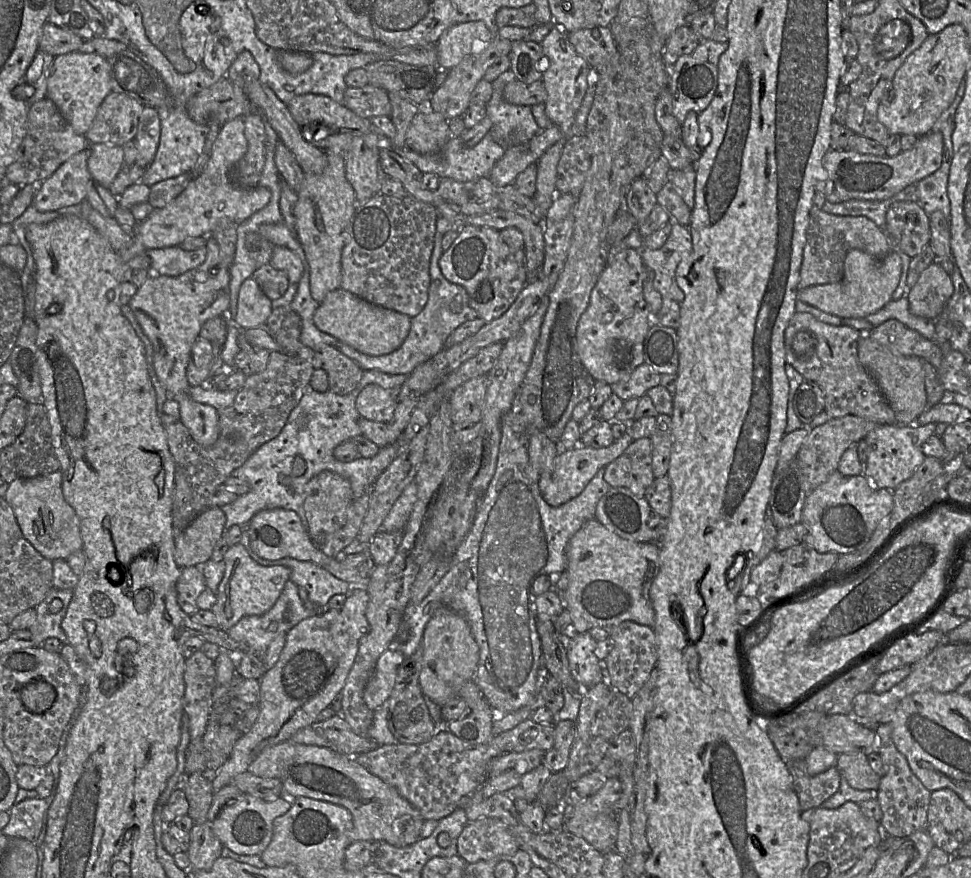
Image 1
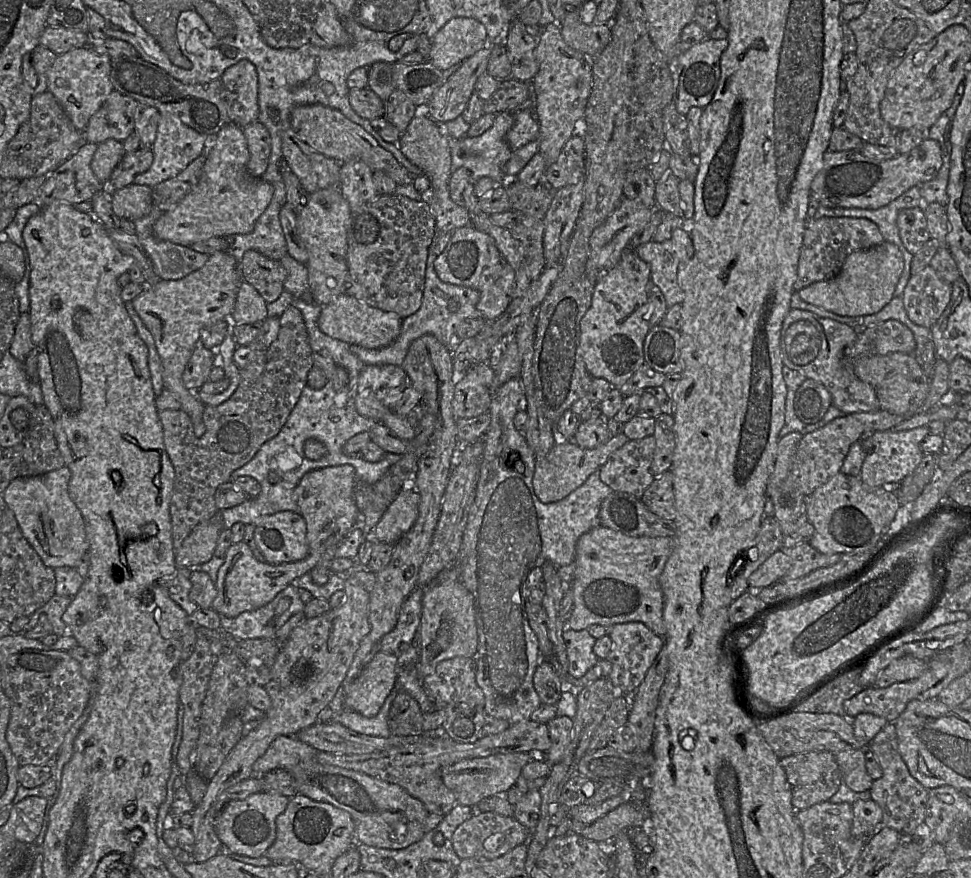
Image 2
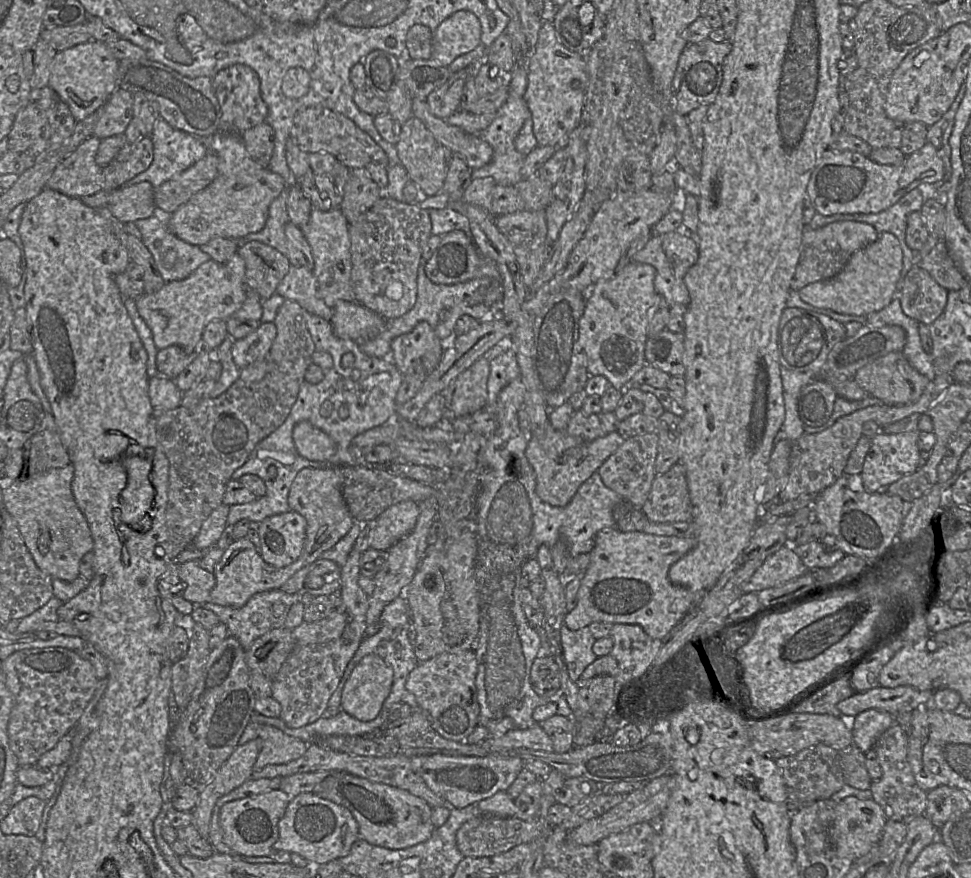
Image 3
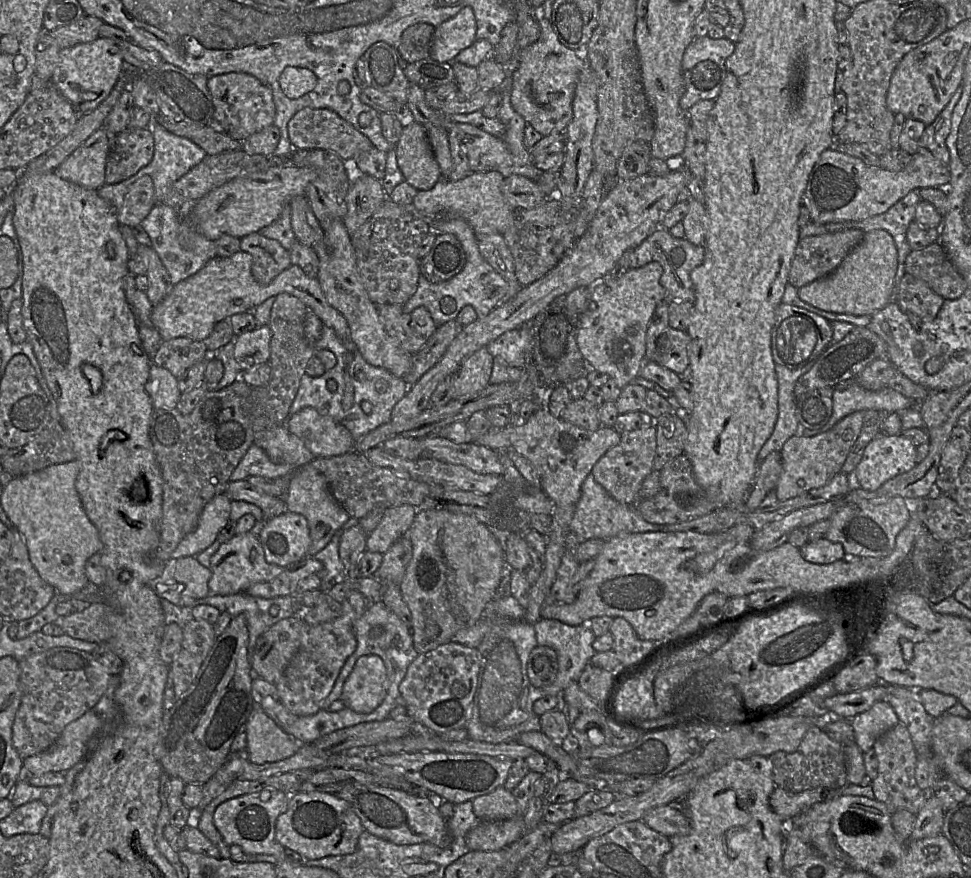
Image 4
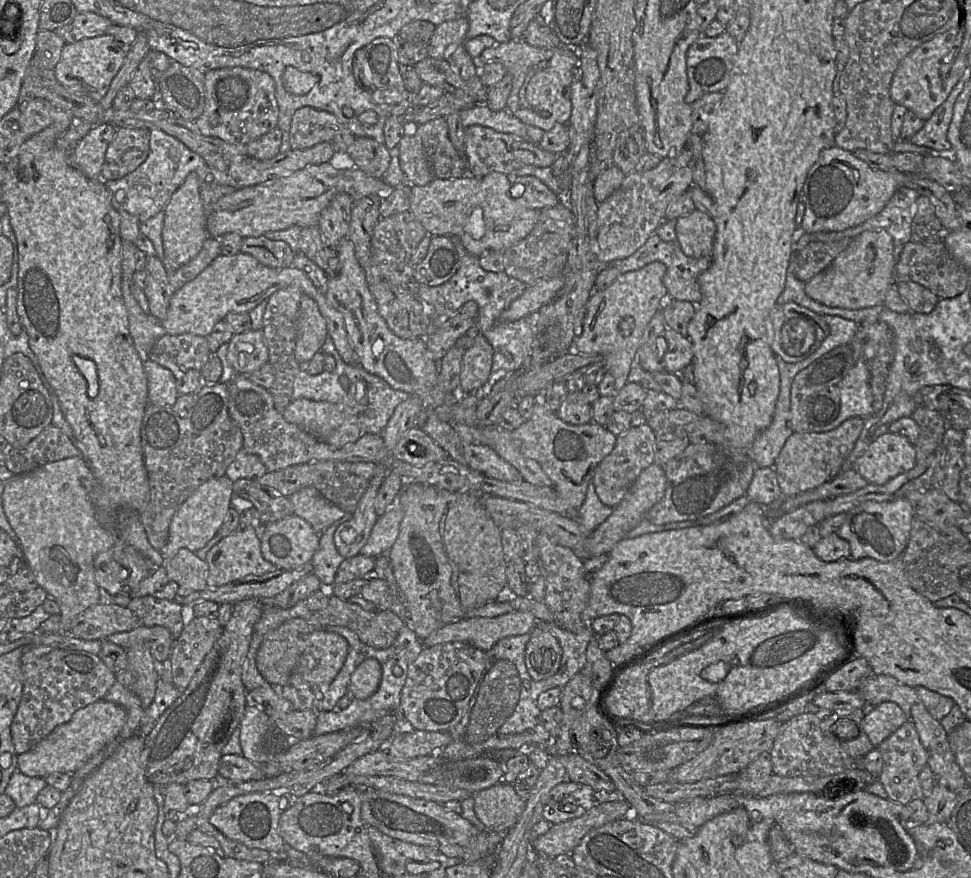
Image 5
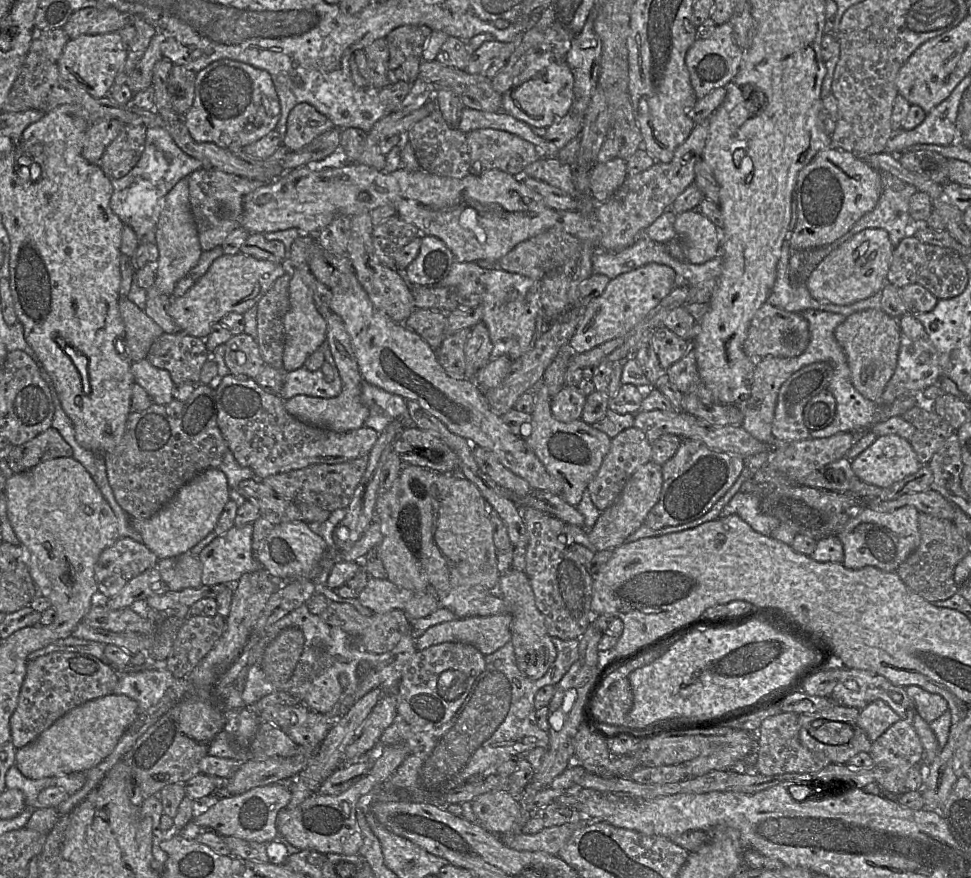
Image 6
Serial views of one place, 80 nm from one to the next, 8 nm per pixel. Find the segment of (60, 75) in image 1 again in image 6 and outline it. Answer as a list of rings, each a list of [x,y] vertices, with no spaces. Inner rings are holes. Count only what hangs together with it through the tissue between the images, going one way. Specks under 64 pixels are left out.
[[[118,32],[80,35],[67,41],[61,57],[57,61],[57,65],[59,72],[64,79],[81,85],[92,97],[99,99],[109,95],[117,74],[126,62],[127,50],[128,48],[124,45]]]

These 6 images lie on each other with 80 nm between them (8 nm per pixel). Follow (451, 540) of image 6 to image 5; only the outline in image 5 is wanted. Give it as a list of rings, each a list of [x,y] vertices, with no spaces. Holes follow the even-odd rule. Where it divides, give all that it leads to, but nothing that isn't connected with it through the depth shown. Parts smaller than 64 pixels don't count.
[[[411,483],[394,499],[404,512],[396,541],[386,556],[409,611],[409,624],[423,642],[431,633],[457,622],[475,608],[496,600],[507,583],[507,562],[498,528],[483,507],[480,495],[451,492],[429,484]]]

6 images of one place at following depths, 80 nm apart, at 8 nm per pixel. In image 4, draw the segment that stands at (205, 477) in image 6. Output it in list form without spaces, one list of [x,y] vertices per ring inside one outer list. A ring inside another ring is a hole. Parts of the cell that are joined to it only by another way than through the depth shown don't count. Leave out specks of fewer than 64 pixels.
[[[225,492],[212,498],[204,507],[197,528],[187,534],[171,554],[172,559],[196,555],[211,546],[220,530],[230,520],[231,500]]]

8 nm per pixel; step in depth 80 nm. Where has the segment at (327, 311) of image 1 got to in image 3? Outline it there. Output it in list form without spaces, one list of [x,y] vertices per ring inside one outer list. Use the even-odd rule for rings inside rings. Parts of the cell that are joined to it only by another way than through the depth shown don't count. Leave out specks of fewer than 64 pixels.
[[[341,301],[334,306],[330,323],[337,336],[361,342],[377,337],[386,319],[356,301]]]

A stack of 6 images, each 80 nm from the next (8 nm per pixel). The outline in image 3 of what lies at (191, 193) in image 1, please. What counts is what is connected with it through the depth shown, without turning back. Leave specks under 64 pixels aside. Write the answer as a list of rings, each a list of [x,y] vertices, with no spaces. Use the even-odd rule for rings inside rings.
[[[218,132],[210,145],[210,151],[218,157],[218,174],[205,188],[195,193],[186,203],[175,210],[171,216],[169,228],[174,235],[192,245],[206,244],[213,238],[231,238],[237,240],[250,233],[260,231],[267,220],[271,202],[287,187],[282,176],[257,164],[247,152],[241,136]]]

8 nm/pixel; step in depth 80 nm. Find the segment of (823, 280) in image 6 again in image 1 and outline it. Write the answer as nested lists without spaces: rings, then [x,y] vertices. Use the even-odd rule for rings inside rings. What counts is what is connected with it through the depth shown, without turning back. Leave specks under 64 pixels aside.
[[[852,249],[845,257],[841,281],[804,288],[797,292],[797,299],[842,319],[865,318],[892,300],[892,294],[899,284],[901,273],[902,260],[895,251],[877,258],[864,251]]]

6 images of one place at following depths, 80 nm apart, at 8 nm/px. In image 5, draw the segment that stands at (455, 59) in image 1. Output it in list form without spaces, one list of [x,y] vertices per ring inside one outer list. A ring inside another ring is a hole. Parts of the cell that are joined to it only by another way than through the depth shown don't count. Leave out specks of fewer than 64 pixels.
[[[467,17],[446,21],[436,26],[430,40],[428,57],[446,60],[447,55],[454,47],[465,42],[468,29]]]

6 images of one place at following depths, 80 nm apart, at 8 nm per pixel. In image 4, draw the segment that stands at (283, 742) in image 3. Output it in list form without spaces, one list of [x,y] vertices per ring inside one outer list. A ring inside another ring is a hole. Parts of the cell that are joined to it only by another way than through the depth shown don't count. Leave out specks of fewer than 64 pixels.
[[[255,702],[244,732],[247,735],[247,760],[258,765],[290,758],[301,746],[293,736],[277,726]]]

